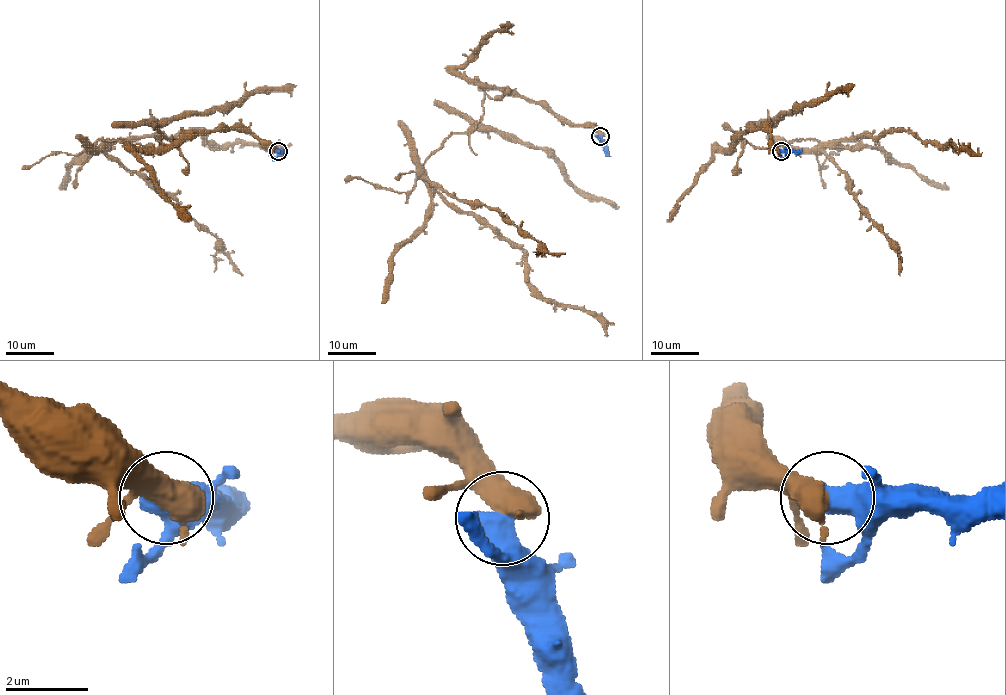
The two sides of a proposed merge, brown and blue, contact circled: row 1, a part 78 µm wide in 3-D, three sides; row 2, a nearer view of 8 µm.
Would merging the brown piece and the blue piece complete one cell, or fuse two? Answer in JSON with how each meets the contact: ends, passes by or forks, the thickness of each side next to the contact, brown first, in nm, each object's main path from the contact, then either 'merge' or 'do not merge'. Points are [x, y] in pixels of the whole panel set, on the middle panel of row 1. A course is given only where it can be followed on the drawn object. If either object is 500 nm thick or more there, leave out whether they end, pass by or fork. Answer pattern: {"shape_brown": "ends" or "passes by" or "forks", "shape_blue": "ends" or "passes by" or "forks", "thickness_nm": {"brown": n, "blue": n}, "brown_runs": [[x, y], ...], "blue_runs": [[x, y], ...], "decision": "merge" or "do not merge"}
{"thickness_nm": {"brown": 700, "blue": 650}, "brown_runs": [[601, 136], [481, 88], [482, 117], [453, 132], [419, 172], [521, 249], [541, 295], [583, 306], [607, 333]], "blue_runs": [[601, 136], [610, 156]], "decision": "do not merge"}

